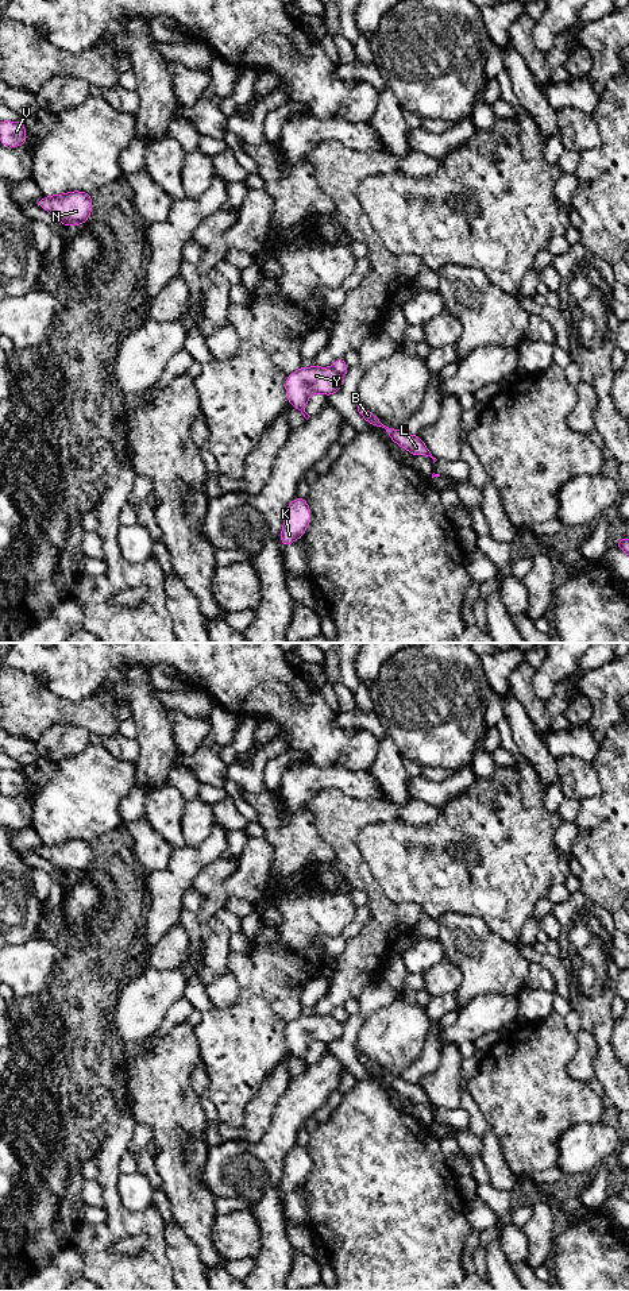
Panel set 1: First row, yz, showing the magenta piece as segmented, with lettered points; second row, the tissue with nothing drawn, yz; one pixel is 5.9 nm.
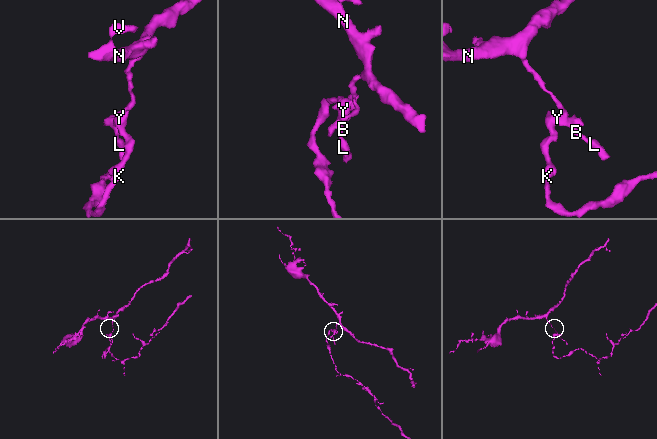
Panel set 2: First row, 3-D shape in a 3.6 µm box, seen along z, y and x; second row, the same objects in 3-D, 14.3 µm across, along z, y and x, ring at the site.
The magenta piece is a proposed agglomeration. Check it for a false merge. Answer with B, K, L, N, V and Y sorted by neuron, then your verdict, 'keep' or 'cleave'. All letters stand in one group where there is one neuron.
B K L Y / N V | cleave

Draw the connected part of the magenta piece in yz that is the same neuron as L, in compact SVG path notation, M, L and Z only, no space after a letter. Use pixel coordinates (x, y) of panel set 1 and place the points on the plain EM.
M358 1053L358 1060L370 1074L383 1076L387 1080L389 1086L400 1095L409 1099L412 1105L431 1105L433 1107L433 1111L437 1109L432 1105L431 1099L418 1083L410 1083L401 1078L390 1076L387 1072L382 1071L374 1061L371 1061L362 1053Z

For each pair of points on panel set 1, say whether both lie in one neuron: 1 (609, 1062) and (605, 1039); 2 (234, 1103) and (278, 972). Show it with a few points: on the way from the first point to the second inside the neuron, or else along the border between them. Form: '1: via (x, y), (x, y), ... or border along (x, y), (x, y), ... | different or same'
1: via (605, 1056), (605, 1044) | same
2: via (235, 1071), (239, 1047), (249, 1037), (266, 1005) | same

